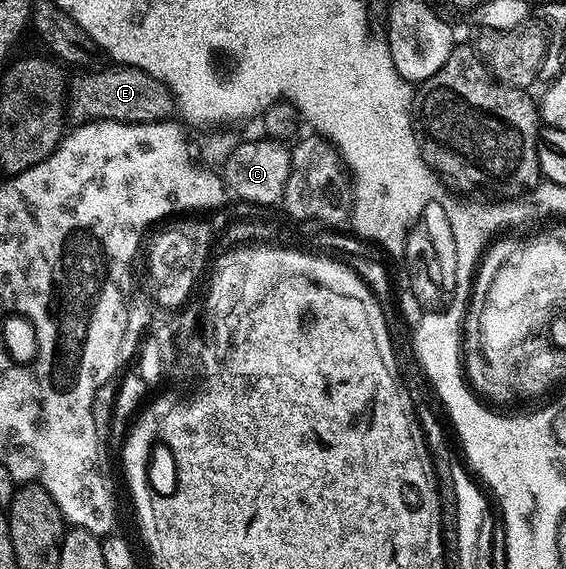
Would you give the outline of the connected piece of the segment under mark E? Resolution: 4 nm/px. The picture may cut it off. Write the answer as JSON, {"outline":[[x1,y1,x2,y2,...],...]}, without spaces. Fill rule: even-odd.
{"outline":[[116,63,110,69,97,67,81,71,67,85,67,117,74,126,86,121,122,121,128,125,151,123,172,118,175,113,173,93,159,79,147,75,142,69,130,69]]}

